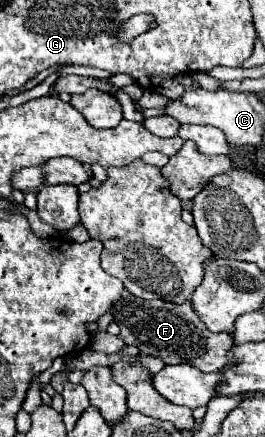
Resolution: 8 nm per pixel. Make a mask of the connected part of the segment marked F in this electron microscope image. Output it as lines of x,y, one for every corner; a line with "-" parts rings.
126,295
114,307
114,321
120,325
120,339
126,345
138,347
144,355
160,357
166,365
188,363
204,373
212,373
224,371
234,363
234,359
228,355
228,351
234,347
232,333
212,333
200,321
200,317
196,317
190,303
174,305
162,299
144,301
134,295

